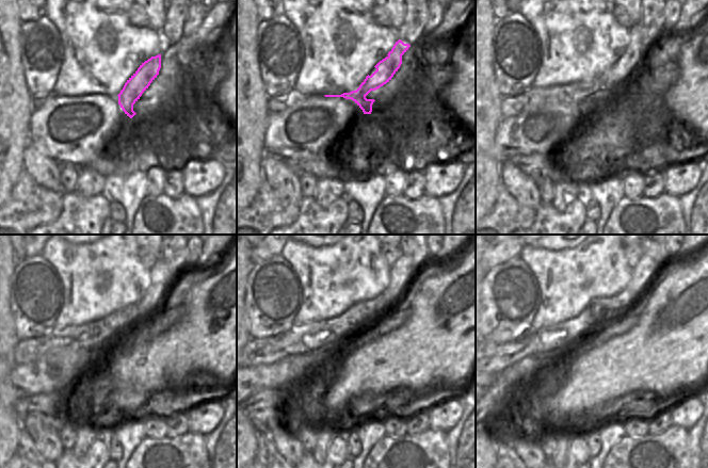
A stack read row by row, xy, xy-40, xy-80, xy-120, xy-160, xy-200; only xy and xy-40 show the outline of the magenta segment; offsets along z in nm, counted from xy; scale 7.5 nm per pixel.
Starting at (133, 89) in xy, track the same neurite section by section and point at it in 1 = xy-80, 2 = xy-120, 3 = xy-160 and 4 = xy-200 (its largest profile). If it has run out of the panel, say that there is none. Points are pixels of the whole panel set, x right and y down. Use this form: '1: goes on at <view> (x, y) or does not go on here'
1: goes on at xy-80 (625, 67)
2: goes on at xy-120 (159, 273)
3: goes on at xy-160 (400, 275)
4: goes on at xy-200 (644, 271)

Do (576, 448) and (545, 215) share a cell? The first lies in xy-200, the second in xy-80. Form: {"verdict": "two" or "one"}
{"verdict": "one"}

